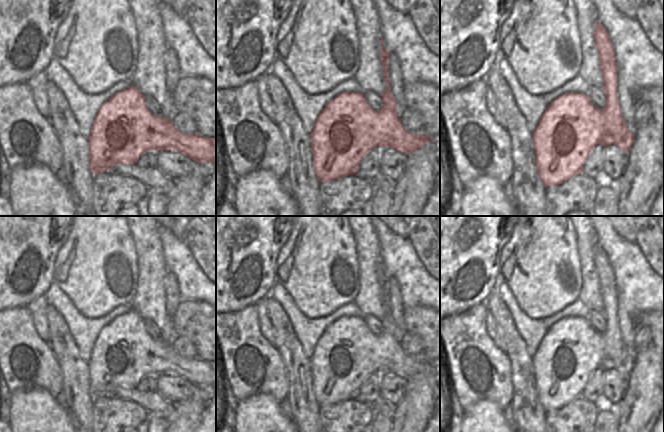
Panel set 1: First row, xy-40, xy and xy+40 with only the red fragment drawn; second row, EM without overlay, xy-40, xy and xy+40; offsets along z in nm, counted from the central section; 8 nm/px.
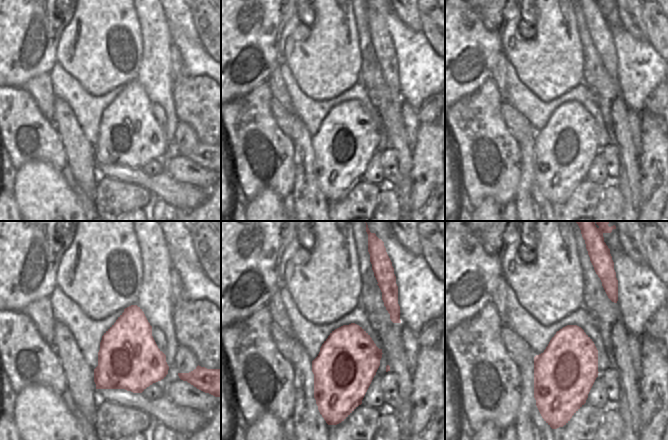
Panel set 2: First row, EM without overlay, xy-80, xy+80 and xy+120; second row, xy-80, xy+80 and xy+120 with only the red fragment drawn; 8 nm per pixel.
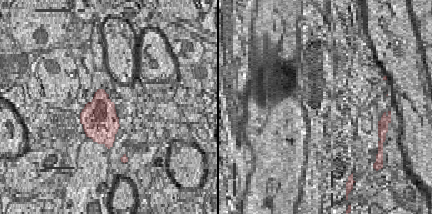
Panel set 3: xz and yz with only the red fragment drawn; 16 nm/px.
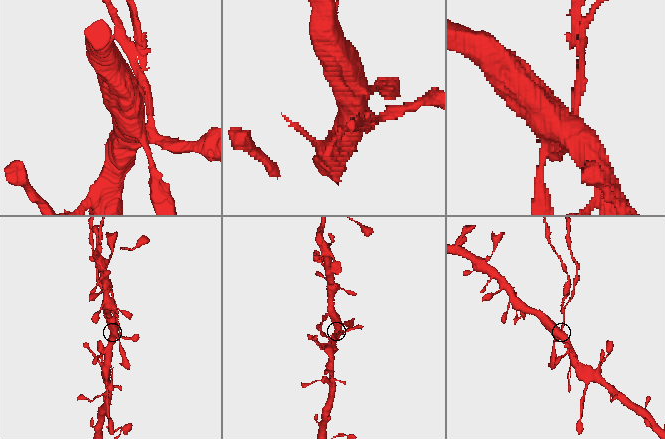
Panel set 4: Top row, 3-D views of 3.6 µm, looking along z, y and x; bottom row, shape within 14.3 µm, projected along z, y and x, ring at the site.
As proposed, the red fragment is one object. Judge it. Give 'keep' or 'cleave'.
cleave

